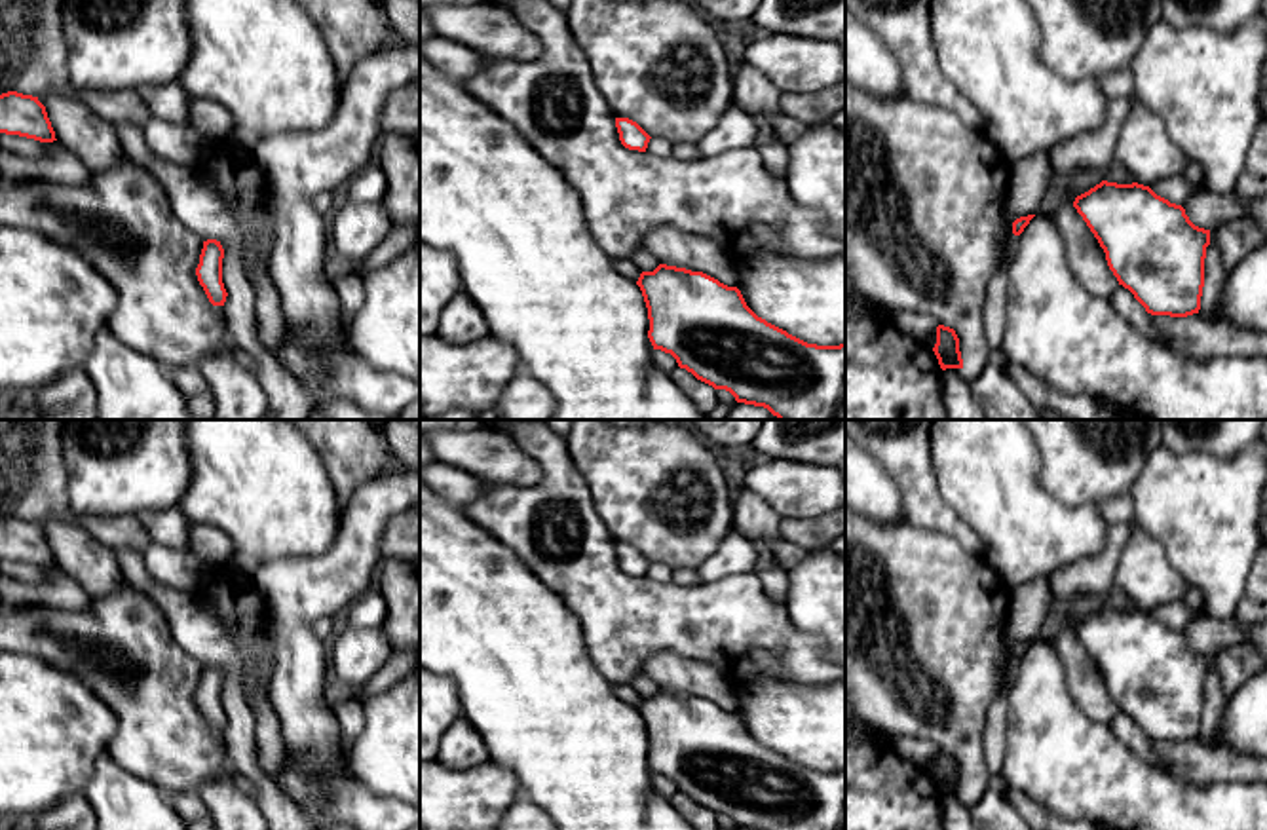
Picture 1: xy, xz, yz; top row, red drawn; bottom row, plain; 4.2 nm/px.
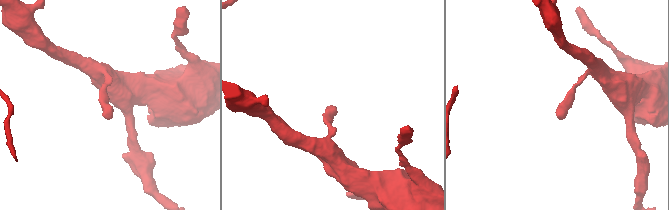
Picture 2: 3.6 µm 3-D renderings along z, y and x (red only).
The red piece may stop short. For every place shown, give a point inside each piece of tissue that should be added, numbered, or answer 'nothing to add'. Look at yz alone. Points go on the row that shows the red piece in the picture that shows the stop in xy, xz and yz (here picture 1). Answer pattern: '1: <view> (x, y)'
nothing to add

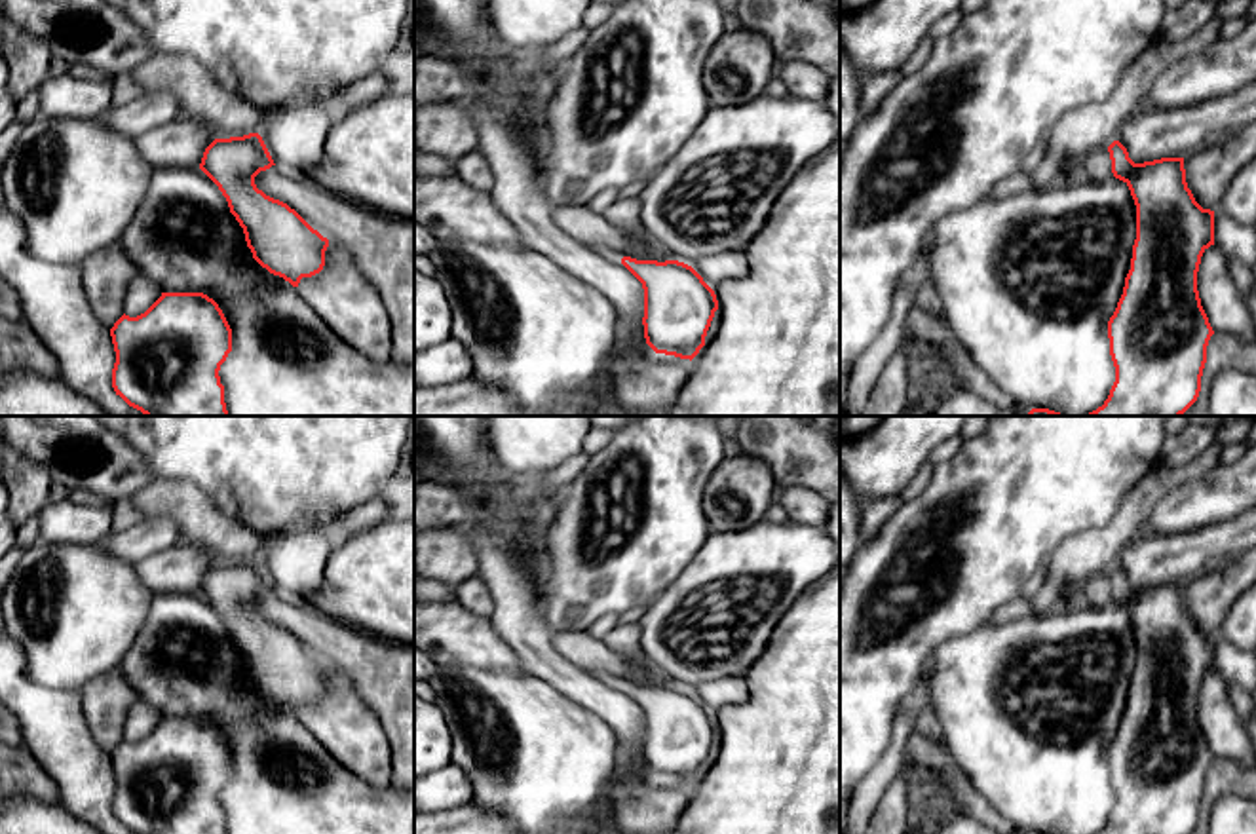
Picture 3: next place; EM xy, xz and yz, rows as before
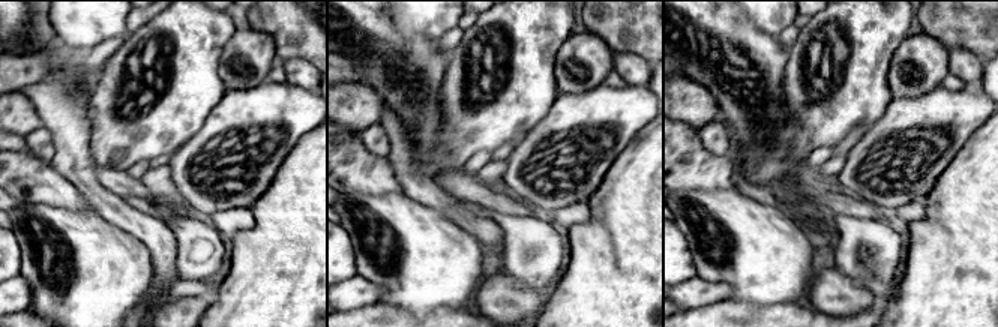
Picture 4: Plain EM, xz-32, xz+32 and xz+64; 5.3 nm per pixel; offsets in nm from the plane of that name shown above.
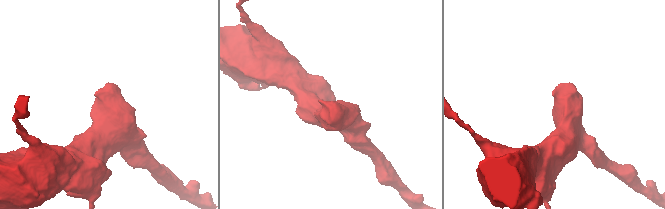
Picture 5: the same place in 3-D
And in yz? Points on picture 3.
nothing to add

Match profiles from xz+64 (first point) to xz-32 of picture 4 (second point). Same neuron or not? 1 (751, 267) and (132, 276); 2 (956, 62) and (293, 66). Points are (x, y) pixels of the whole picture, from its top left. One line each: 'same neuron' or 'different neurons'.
1: same neuron
2: same neuron

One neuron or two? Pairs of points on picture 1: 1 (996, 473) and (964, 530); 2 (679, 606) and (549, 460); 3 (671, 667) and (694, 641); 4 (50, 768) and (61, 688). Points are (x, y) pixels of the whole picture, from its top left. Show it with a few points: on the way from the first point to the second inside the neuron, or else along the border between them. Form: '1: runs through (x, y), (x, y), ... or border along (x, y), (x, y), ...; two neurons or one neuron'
1: border along (941, 489), (943, 500), (975, 532), (986, 557); two neurons
2: runs through (633, 599), (591, 557), (589, 521), (582, 506); one neuron
3: border along (642, 661), (675, 652), (722, 673); two neurons
4: runs through (50, 749), (50, 707); one neuron

